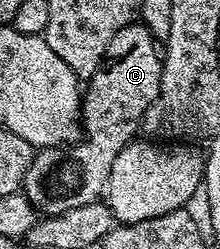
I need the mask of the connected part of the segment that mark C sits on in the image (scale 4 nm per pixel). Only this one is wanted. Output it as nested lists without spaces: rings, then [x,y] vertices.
[[[133,23],[122,27],[122,31],[118,31],[118,35],[114,35],[114,39],[110,39],[110,47],[106,47],[106,55],[104,62],[98,67],[98,71],[94,71],[92,77],[87,78],[86,84],[82,89],[82,137],[83,139],[75,142],[68,147],[53,147],[51,149],[41,149],[33,156],[30,163],[30,171],[26,171],[22,192],[29,201],[35,203],[39,210],[46,215],[61,213],[62,211],[70,211],[70,207],[82,207],[82,203],[90,203],[91,201],[101,200],[102,194],[107,190],[108,180],[110,179],[111,167],[114,159],[117,159],[118,153],[124,147],[130,144],[134,138],[141,132],[141,121],[147,113],[147,109],[154,103],[159,95],[160,80],[163,77],[164,62],[162,60],[162,49],[155,37],[152,36],[150,30],[142,23]]]

